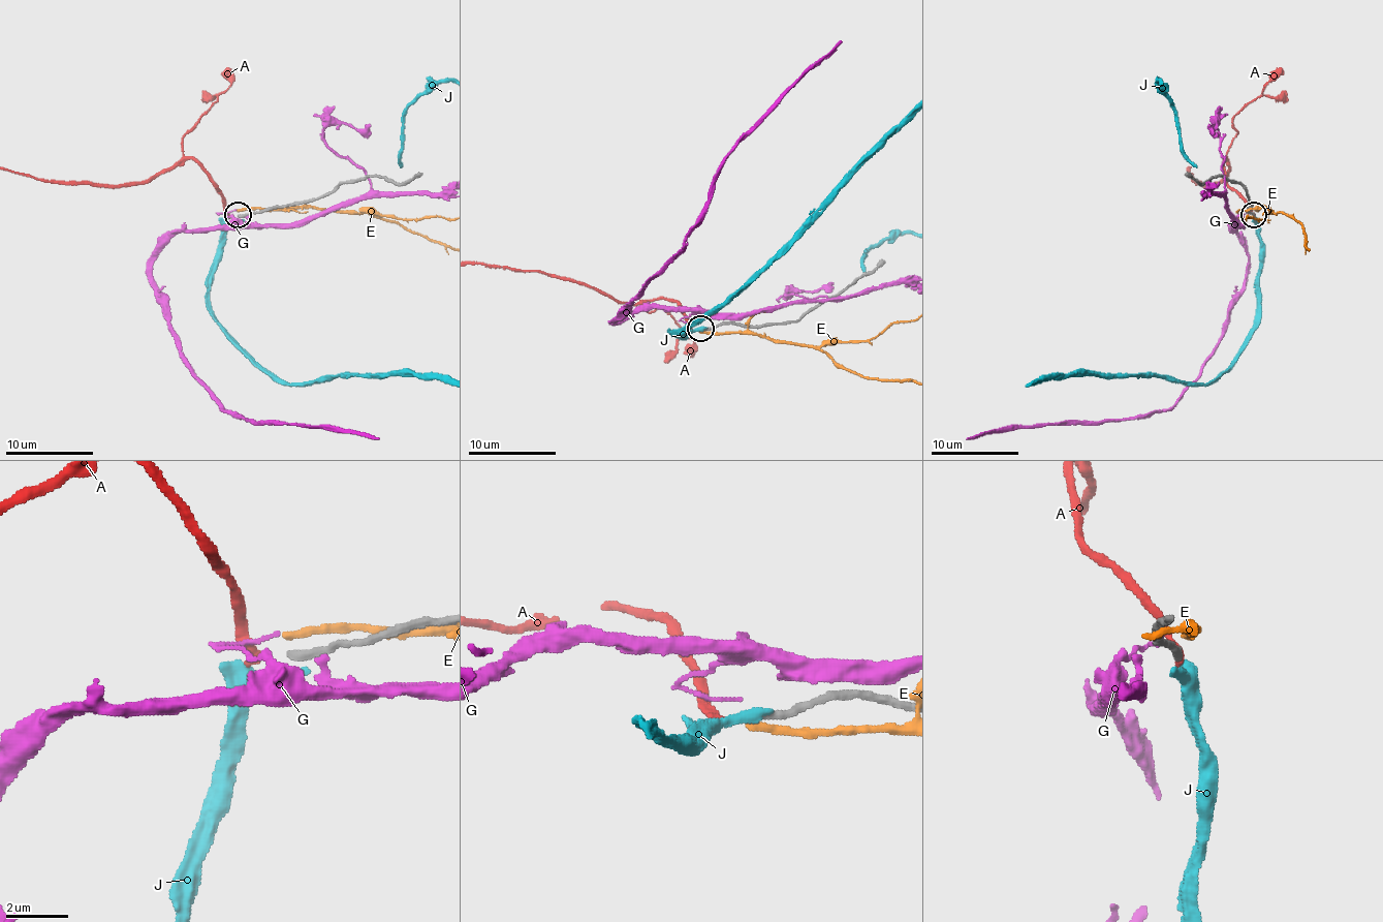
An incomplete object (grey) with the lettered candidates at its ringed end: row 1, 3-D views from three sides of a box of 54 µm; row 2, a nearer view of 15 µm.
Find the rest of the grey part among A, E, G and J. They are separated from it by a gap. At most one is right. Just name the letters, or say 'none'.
none

